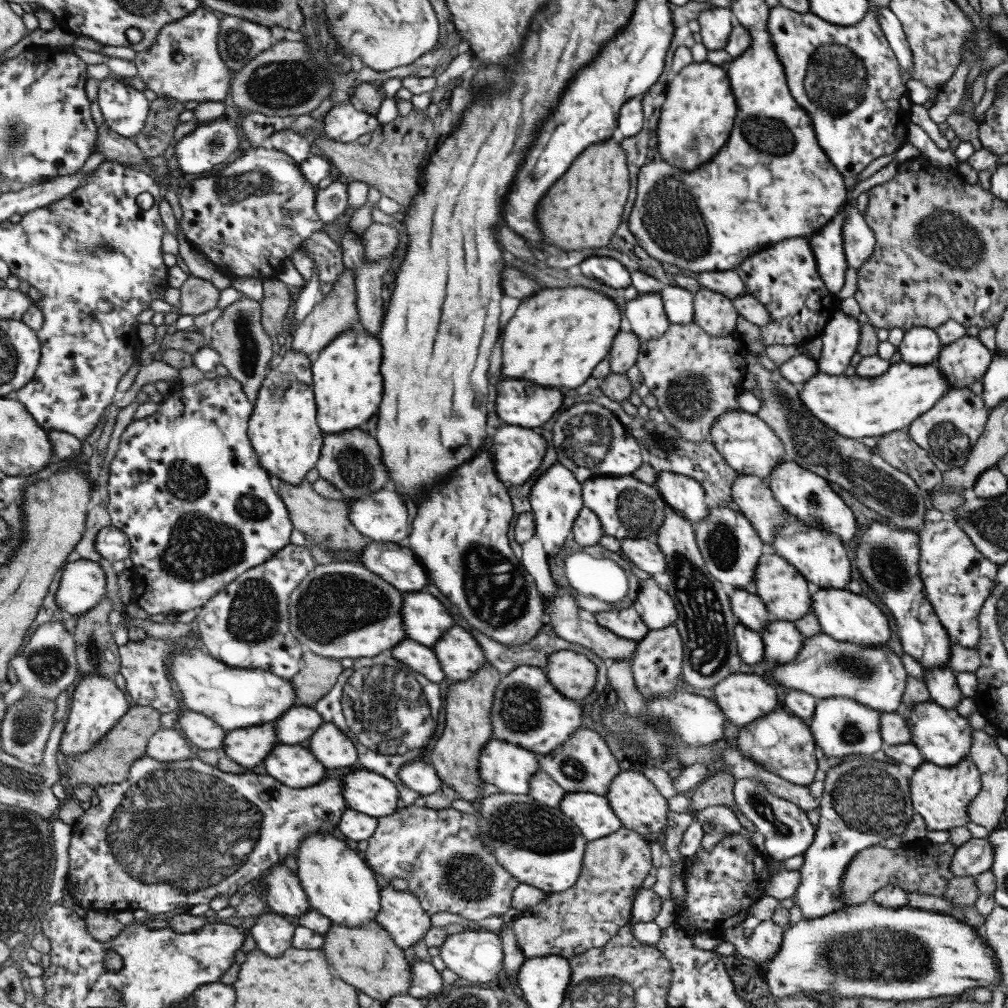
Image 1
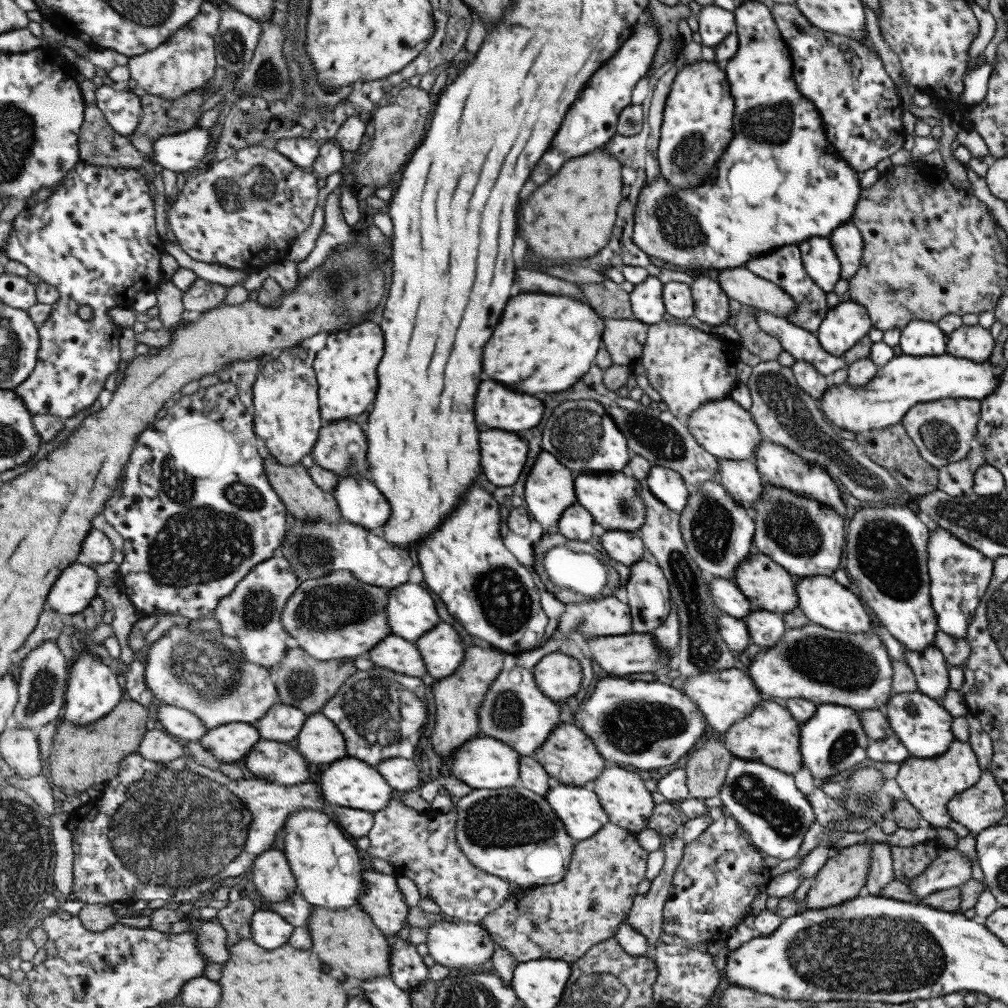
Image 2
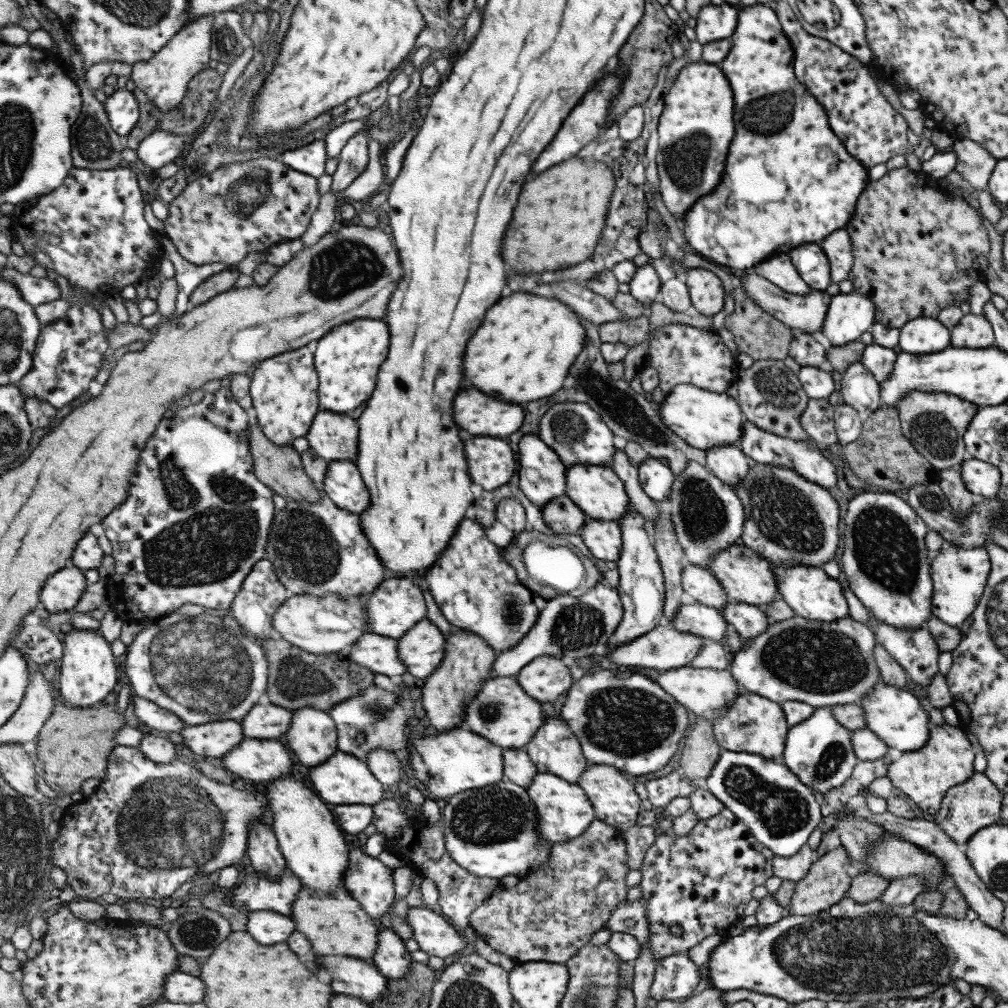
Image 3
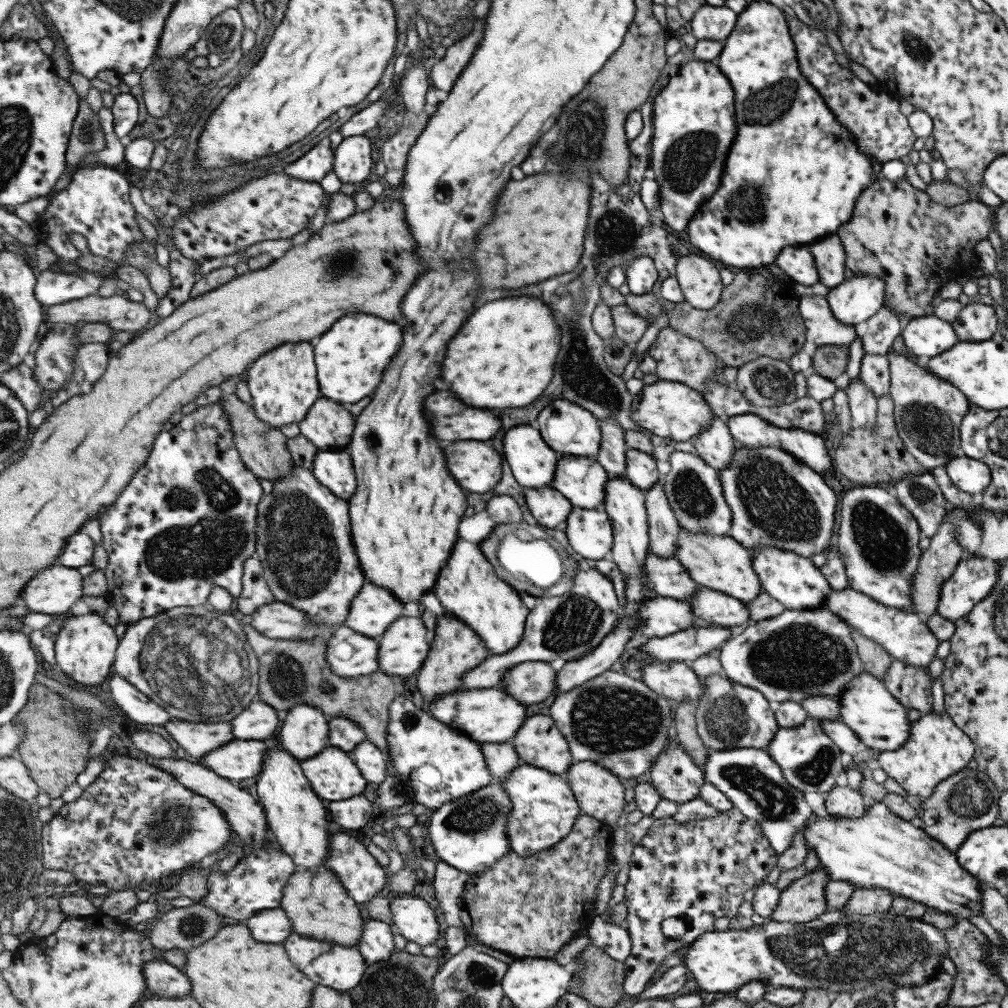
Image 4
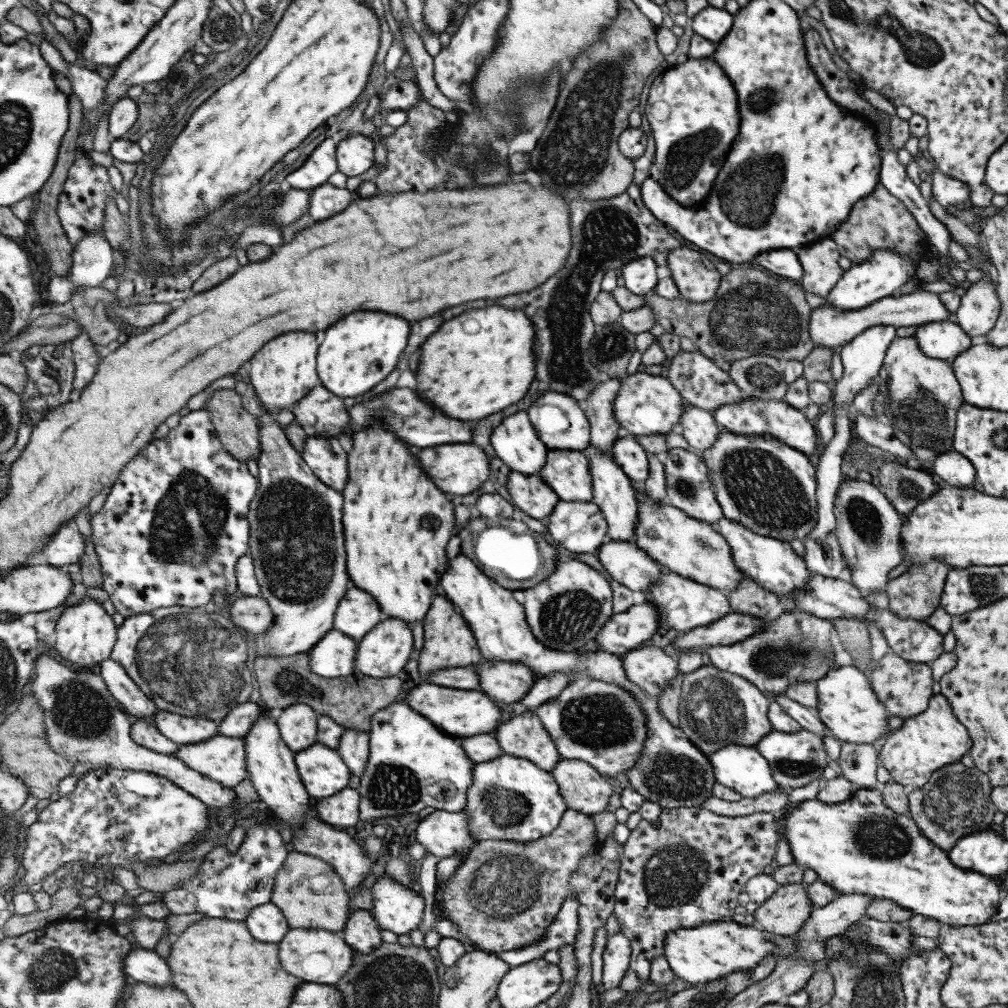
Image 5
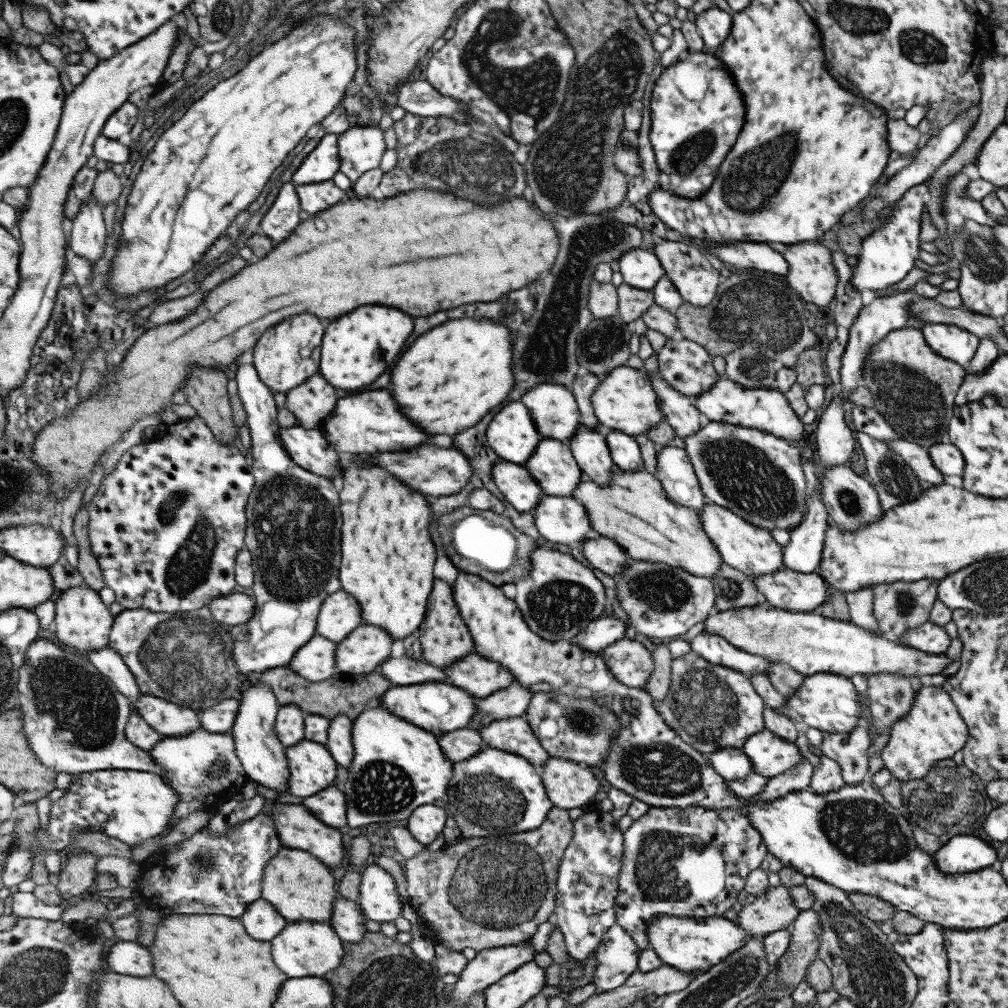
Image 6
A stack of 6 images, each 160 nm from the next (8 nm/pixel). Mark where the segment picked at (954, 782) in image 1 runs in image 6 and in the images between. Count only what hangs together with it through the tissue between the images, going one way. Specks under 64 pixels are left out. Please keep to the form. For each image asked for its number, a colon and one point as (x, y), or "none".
2: (928, 784)
3: (924, 775)
4: (935, 748)
5: (925, 742)
6: (931, 730)

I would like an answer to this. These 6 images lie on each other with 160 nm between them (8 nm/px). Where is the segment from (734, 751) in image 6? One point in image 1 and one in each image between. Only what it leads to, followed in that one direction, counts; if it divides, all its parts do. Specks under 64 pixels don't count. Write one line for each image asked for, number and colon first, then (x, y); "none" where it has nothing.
1: (786, 831)
2: (775, 815)
3: (779, 812)
4: (748, 777)
5: (743, 769)

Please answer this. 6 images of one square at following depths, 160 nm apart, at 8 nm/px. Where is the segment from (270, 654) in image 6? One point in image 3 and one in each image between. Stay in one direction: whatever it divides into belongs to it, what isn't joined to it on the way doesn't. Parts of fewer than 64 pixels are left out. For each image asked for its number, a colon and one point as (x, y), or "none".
3: (317, 548)
4: (304, 543)
5: (296, 539)

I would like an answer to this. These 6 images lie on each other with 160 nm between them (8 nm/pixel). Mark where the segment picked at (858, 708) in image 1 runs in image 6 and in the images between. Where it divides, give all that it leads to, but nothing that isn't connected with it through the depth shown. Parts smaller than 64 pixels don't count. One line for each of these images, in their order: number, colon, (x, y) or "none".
2: (832, 740)
3: (817, 751)
4: (809, 760)
5: (794, 759)
6: (769, 755)

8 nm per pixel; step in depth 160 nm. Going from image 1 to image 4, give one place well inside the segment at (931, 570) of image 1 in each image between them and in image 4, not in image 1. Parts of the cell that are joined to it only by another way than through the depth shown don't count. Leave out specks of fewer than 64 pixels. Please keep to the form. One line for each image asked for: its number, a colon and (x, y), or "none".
2: (958, 574)
3: (958, 575)
4: (973, 577)

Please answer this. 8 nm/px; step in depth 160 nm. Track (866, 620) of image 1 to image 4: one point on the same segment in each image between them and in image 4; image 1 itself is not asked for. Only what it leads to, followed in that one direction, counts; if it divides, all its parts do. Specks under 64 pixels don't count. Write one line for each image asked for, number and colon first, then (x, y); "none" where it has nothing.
2: (826, 603)
3: (811, 594)
4: (793, 580)

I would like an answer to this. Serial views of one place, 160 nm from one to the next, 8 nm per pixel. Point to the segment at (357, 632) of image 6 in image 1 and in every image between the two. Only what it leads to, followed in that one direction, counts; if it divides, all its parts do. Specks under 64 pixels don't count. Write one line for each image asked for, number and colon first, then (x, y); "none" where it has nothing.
1: (459, 655)
2: (441, 649)
3: (421, 648)
4: (401, 649)
5: (381, 653)

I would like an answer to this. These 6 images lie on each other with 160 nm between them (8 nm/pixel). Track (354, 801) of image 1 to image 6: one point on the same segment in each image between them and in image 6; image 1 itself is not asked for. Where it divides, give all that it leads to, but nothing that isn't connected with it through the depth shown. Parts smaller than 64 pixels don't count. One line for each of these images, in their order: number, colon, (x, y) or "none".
2: (349, 782)
3: (344, 779)
4: (333, 774)
5: (322, 770)
6: (313, 768)

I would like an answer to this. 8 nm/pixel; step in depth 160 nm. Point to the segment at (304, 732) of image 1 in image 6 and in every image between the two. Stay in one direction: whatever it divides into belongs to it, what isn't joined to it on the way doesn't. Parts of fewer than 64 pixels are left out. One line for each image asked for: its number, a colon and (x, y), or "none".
2: (283, 722)
3: (267, 720)
4: (259, 721)
5: (240, 720)
6: (220, 718)

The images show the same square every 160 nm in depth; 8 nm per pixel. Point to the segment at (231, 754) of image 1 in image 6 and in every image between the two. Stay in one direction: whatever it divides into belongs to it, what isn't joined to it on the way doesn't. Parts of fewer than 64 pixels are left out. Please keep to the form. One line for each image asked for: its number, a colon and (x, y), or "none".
2: (229, 743)
3: (215, 739)
4: (197, 739)
5: (183, 729)
6: (171, 719)

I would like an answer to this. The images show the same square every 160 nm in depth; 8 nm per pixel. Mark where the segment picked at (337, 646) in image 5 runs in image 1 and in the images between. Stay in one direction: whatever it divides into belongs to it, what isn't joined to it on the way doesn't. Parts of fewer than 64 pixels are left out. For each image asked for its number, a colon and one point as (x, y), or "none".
1: (417, 657)
2: (394, 653)
3: (378, 654)
4: (350, 654)

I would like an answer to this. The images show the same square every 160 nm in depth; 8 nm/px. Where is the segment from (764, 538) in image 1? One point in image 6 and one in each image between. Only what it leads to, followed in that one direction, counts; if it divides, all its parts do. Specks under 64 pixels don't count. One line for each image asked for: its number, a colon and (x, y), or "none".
2: (740, 478)
3: (727, 463)
4: (714, 444)
5: (698, 428)
6: (677, 409)

